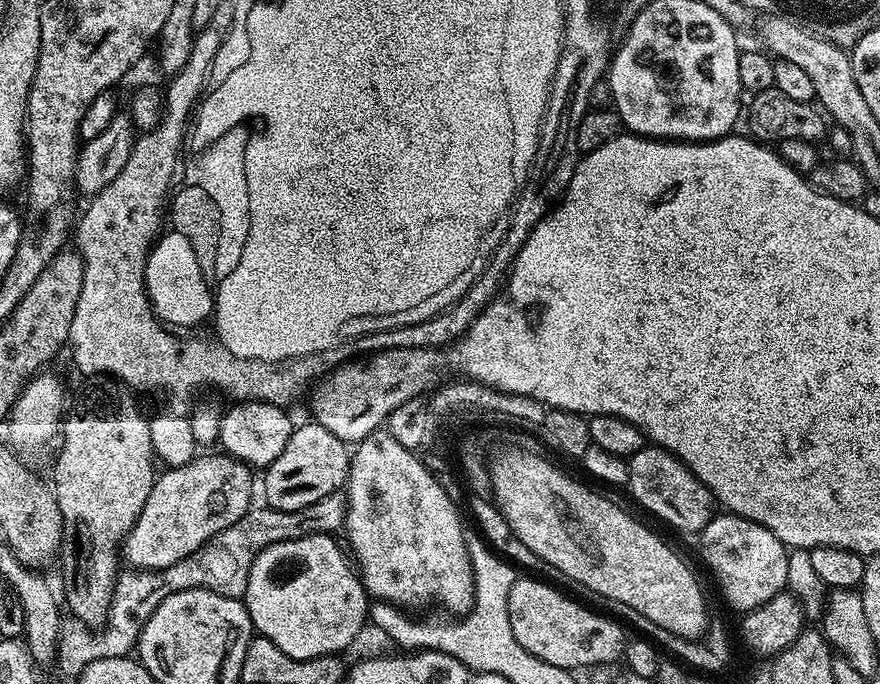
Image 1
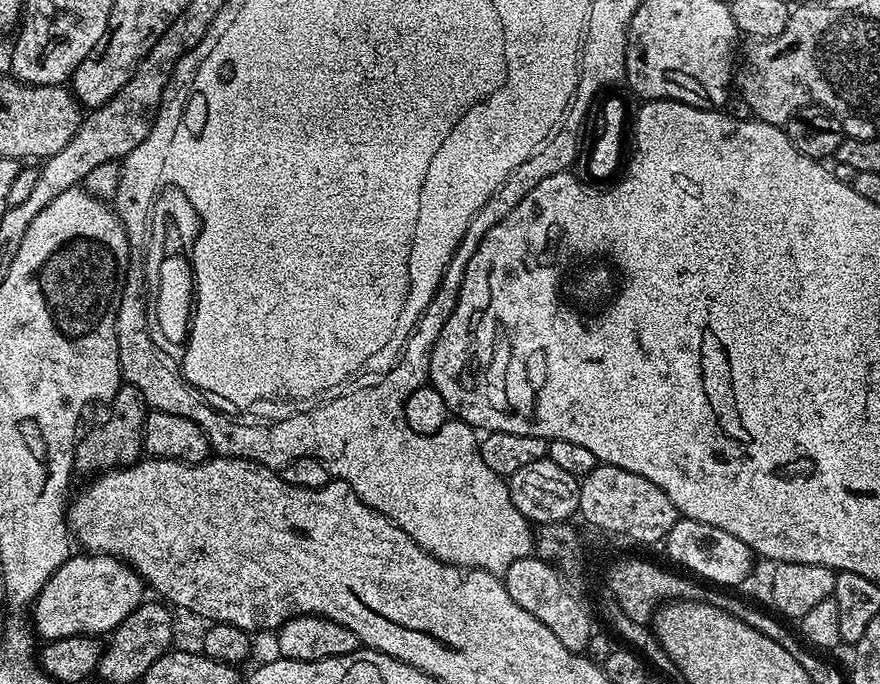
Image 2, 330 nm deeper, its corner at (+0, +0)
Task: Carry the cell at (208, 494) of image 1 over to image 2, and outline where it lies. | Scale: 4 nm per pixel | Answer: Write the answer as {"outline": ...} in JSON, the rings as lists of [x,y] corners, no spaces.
{"outline":[[[69,555],[67,562],[58,566],[58,570],[54,570],[50,582],[46,582],[46,586],[42,586],[38,598],[33,602],[30,609],[30,623],[37,637],[43,638],[45,641],[61,640],[67,636],[100,638],[103,632],[104,635],[111,634],[145,599],[146,585],[135,568],[114,556],[83,555]]]}

